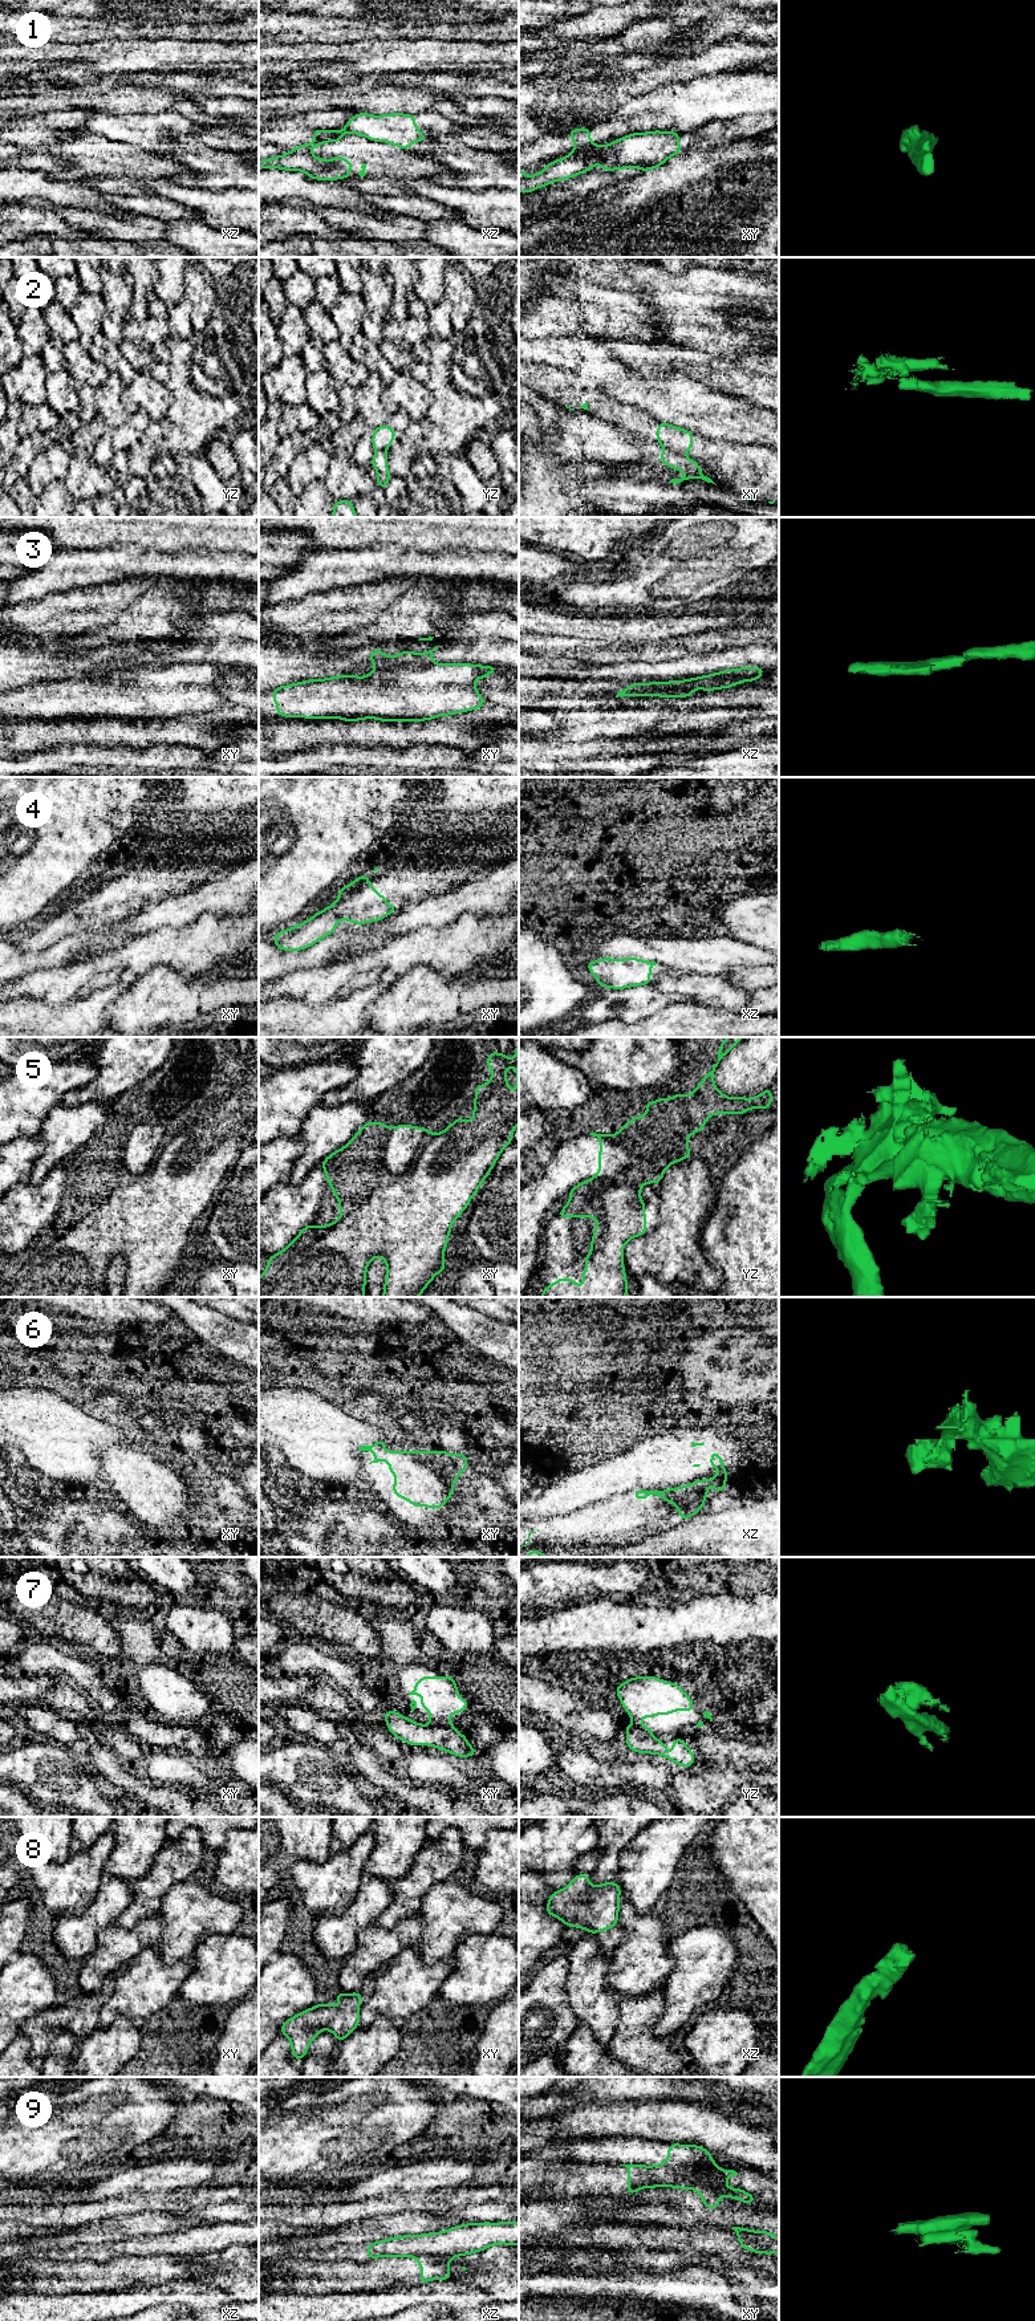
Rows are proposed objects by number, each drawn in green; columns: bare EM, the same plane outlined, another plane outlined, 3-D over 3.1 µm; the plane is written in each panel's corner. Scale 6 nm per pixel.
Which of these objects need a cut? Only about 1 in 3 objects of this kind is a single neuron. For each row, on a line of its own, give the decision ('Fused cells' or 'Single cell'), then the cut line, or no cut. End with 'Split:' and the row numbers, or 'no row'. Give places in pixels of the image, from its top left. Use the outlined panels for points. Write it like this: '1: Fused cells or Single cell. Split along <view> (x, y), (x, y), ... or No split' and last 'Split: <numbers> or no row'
1: Fused cells. Split along xy (611, 143), (599, 161)
2: Fused cells. Split along xy (669, 450), (682, 454)
3: Fused cells. Split along xy (433, 662), (402, 663), (390, 667)
4: Single cell. No split
5: Fused cells. Split along xy (438, 1134), (402, 1174), (352, 1139)
6: Single cell. No split
7: Fused cells. Split along xy (431, 1724), (450, 1726)
8: Single cell. No split
9: Fused cells. Split along xy (670, 2186), (681, 2181), (705, 2182), (713, 2185), (721, 2194)
Split: 1, 2, 3, 5, 7, 9

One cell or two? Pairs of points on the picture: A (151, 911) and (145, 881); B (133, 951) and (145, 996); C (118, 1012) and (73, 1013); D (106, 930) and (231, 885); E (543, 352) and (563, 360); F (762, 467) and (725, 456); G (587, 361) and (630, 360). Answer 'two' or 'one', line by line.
A: two
B: two
C: two
D: one
E: one
F: one
G: one

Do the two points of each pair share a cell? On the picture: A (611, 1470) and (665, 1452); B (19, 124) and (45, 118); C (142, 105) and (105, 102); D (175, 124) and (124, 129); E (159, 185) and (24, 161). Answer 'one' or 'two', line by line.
A: one
B: one
C: one
D: one
E: two

